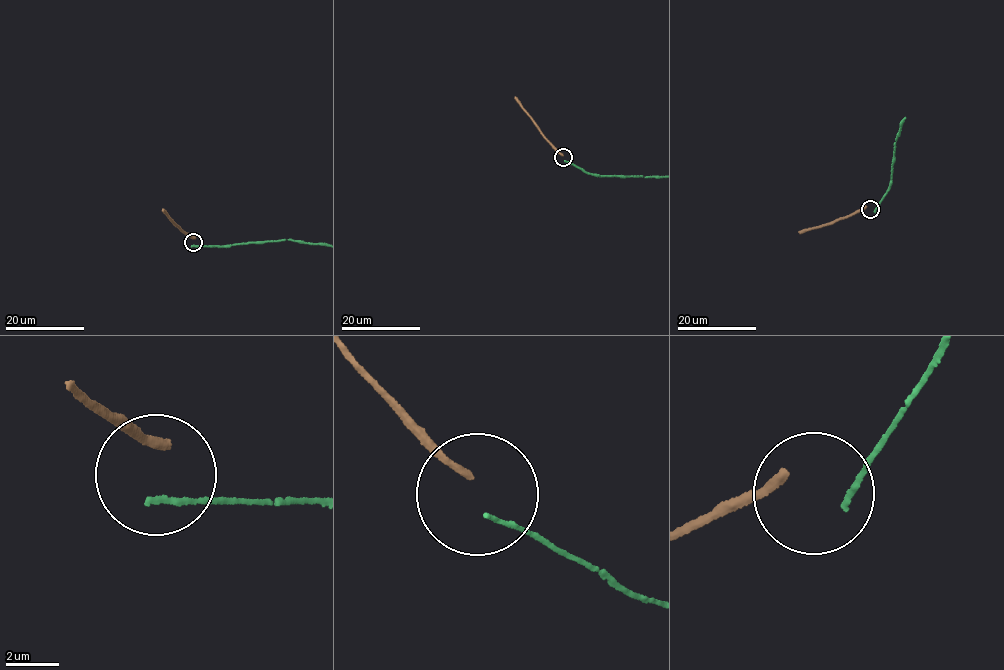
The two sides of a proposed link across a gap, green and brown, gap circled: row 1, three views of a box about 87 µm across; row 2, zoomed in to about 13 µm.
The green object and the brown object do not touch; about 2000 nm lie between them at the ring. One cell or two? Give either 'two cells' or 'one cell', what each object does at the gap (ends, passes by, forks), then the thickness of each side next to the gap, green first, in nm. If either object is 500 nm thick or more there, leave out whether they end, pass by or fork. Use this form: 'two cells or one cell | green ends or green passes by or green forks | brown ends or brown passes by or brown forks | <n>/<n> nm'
two cells | green ends | brown ends | 180/320 nm

